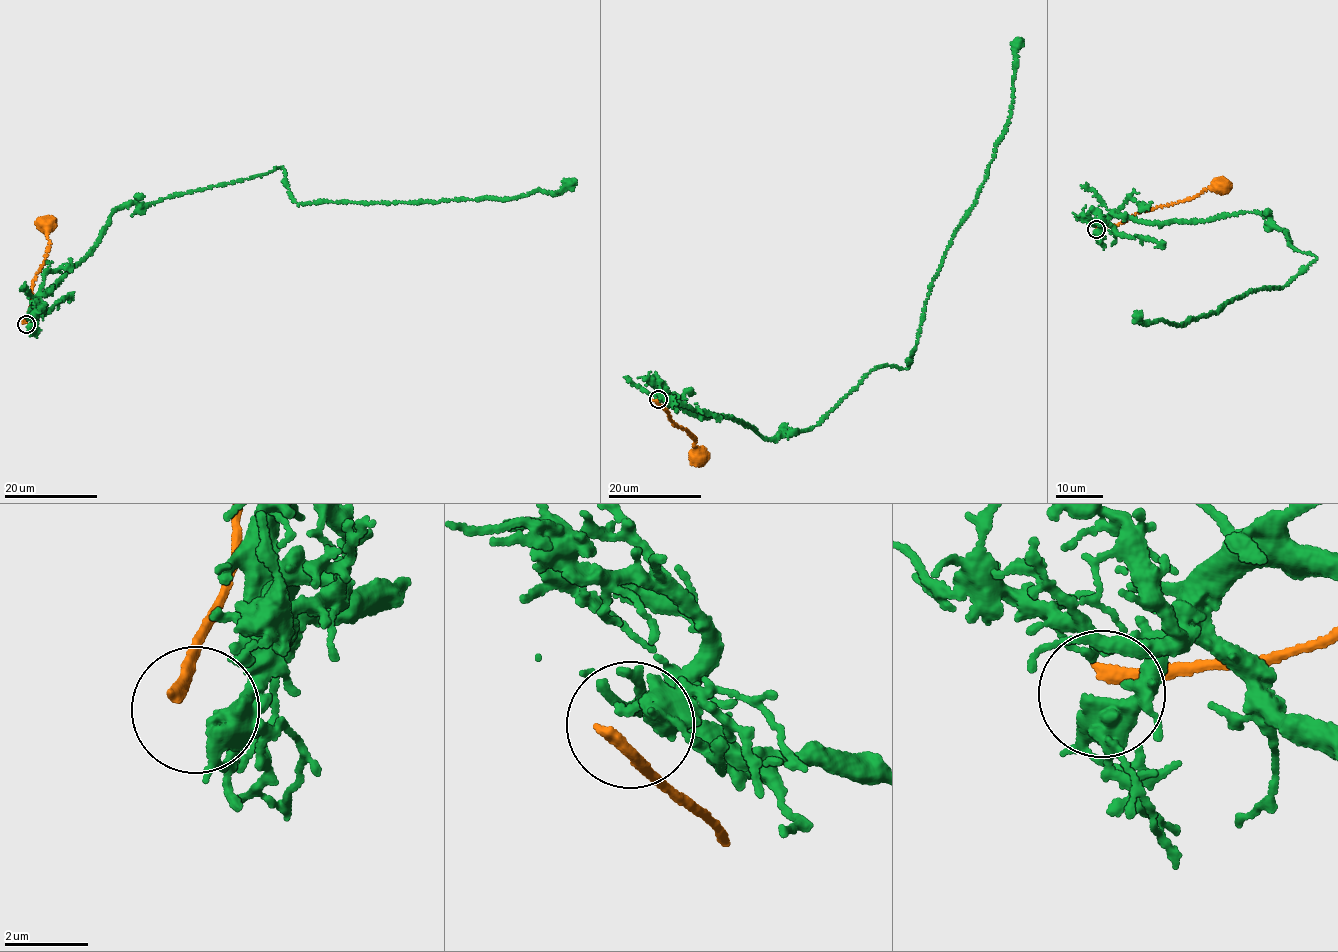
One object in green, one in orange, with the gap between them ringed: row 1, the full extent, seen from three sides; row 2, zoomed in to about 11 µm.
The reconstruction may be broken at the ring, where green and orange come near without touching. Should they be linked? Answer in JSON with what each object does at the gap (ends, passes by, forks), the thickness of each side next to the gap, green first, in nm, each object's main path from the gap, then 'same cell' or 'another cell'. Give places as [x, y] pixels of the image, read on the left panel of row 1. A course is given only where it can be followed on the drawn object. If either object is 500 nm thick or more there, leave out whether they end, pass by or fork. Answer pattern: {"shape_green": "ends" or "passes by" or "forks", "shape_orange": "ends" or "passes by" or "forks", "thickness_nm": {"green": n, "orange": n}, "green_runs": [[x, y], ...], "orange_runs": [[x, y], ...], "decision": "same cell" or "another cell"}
{"shape_green": "forks", "shape_orange": "ends", "thickness_nm": {"green": 420, "orange": 340}, "green_runs": [[28, 325], [37, 298], [136, 202], [281, 167], [301, 205], [502, 201], [576, 180]], "orange_runs": [[25, 323], [32, 286], [49, 241], [41, 222], [45, 224]], "decision": "same cell"}

